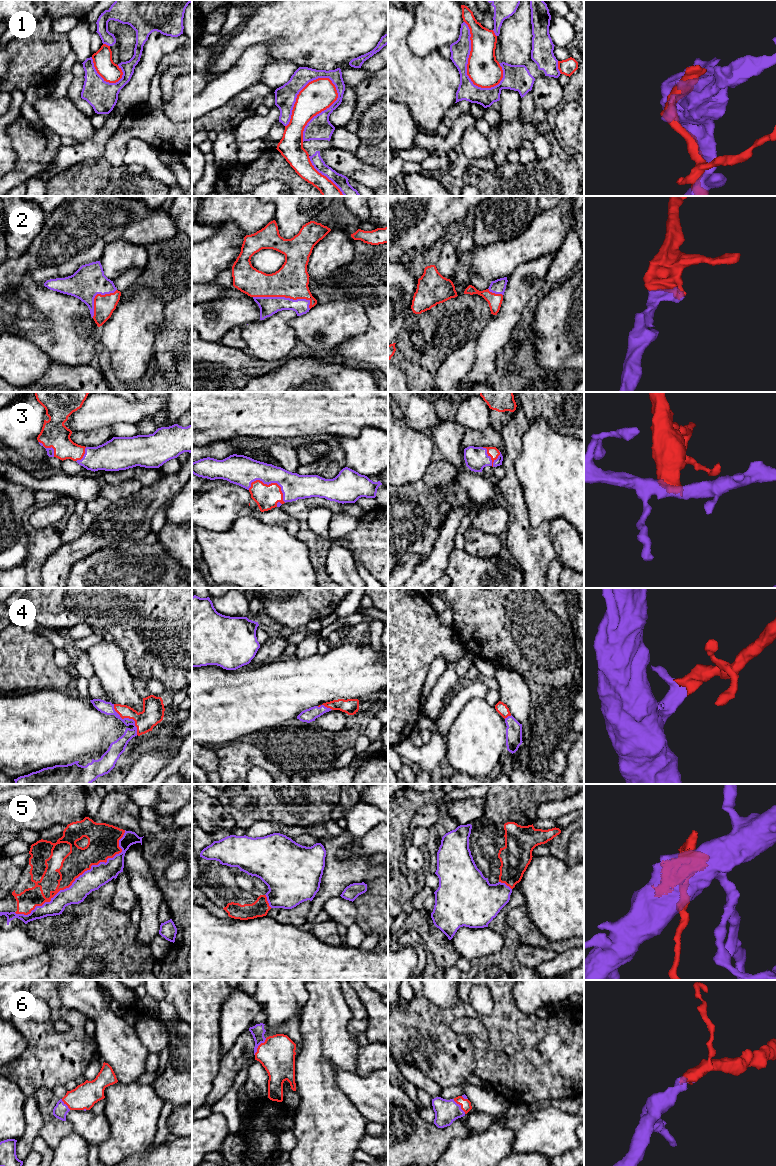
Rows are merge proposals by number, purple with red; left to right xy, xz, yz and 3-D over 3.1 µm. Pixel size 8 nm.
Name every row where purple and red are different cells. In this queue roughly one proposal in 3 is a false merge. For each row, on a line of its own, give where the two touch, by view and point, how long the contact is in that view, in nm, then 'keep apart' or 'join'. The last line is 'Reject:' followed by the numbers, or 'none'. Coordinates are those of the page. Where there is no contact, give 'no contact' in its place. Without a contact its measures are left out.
1: xz (324, 110) | 550 nm | keep apart
2: xz (284, 297) | 480 nm | join
3: xz (273, 482) | 320 nm | join
4: xy (128, 718) | 320 nm | join
5: xy (79, 876) | 1100 nm | join
6: xz (258, 1045) | 170 nm | join
Reject: 1

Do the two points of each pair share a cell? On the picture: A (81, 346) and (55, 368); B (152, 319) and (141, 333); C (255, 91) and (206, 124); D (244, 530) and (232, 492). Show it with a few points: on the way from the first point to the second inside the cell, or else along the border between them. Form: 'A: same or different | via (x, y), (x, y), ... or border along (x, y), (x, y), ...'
A: different | border along (53, 361), (70, 366), (84, 364)
B: same | via (148, 322), (141, 329)
C: same | via (243, 103), (228, 117), (218, 120)
D: different | border along (252, 514), (240, 516), (228, 529), (220, 530)

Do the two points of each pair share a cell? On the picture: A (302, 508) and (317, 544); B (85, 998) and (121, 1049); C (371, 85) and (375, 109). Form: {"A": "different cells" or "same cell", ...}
{"A": "same cell", "B": "same cell", "C": "different cells"}

